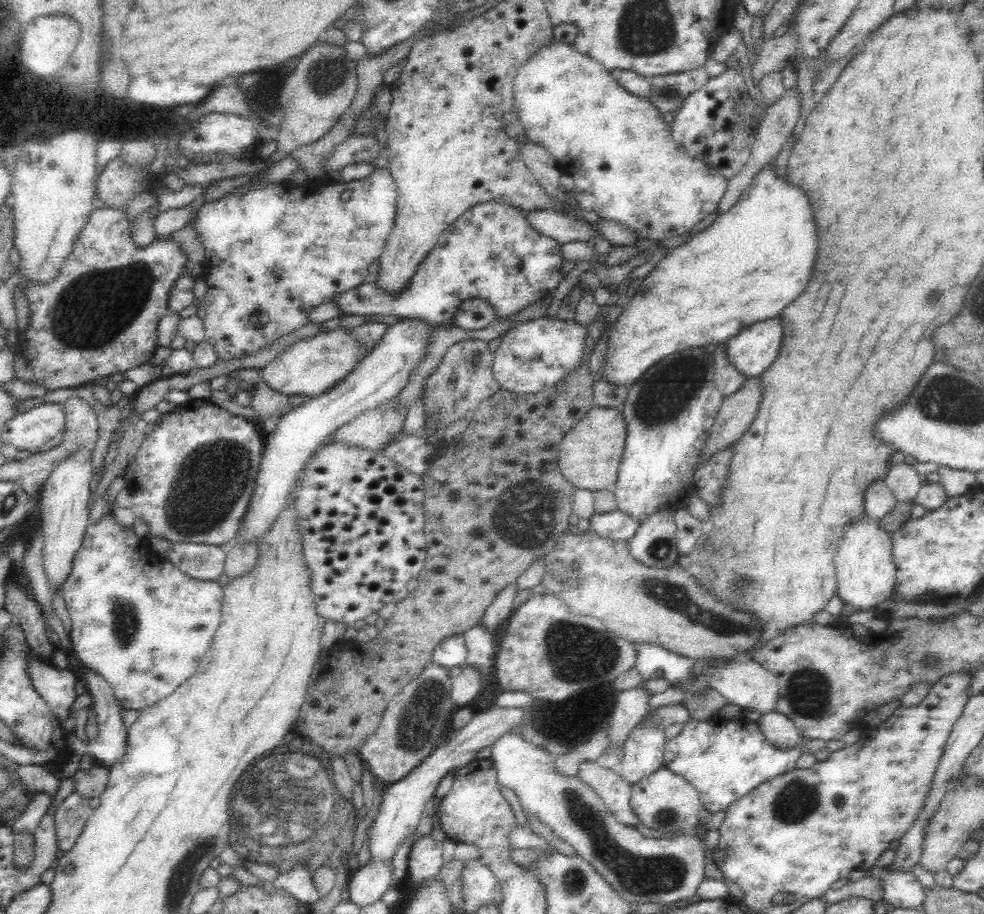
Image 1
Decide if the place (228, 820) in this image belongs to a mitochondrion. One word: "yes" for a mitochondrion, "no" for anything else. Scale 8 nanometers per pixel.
yes

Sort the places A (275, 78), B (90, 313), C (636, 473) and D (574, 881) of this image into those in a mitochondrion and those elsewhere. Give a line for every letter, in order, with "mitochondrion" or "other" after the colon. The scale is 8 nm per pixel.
A: other
B: mitochondrion
C: other
D: mitochondrion

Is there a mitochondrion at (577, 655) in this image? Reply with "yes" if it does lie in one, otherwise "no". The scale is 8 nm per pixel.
yes

